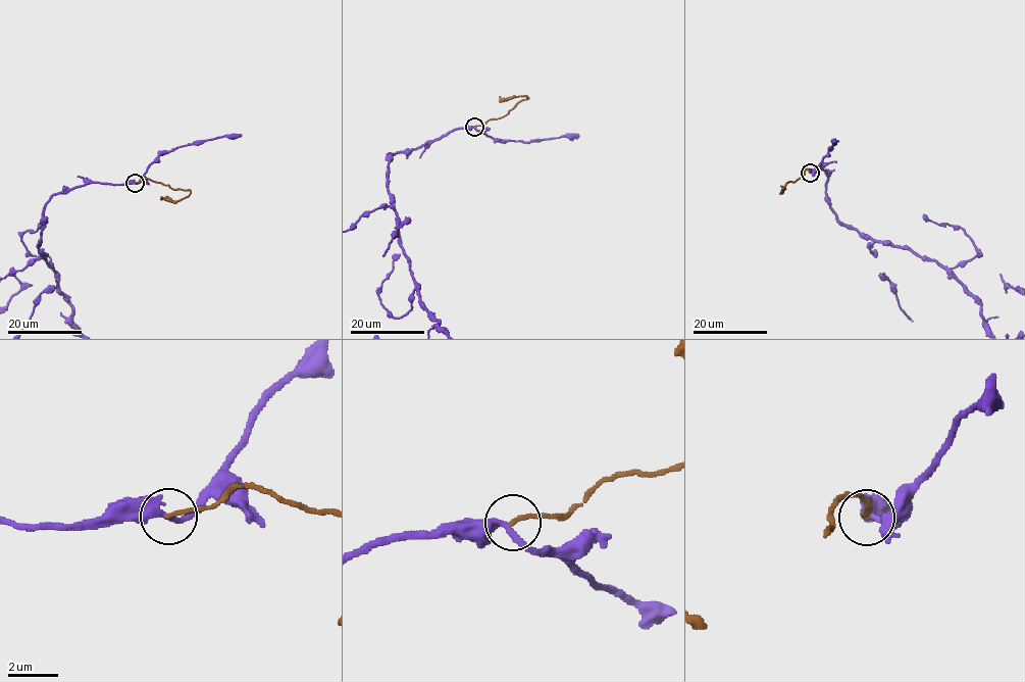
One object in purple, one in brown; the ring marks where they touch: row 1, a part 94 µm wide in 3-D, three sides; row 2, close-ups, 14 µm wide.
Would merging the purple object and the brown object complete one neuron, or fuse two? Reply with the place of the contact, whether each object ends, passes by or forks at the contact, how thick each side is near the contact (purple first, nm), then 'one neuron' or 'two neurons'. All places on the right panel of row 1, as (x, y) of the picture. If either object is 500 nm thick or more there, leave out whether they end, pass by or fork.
(810, 173) | purple passes by | brown ends | 320/170 nm | two neurons

